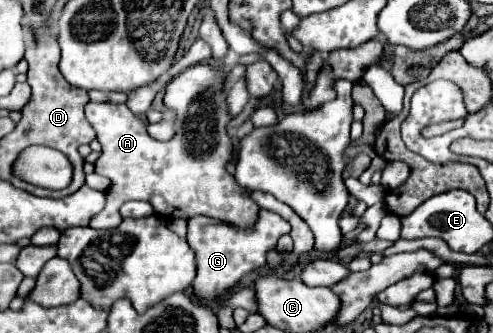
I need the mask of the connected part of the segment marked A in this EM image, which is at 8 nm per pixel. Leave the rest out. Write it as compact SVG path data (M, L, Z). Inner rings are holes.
M197 63L169 83L163 98L164 105L175 113L175 133L169 141L155 141L149 137L141 119L125 105L90 101L85 106L85 116L95 125L97 141L103 147L101 157L95 161L95 173L111 181L107 203L89 225L93 229L111 229L121 221L119 207L125 201L143 199L153 205L155 215L165 219L205 215L239 229L251 229L259 205L247 199L249 189L239 187L235 177L225 169L233 159L235 147L227 135L227 123L233 117L227 111L227 89L221 69L213 63ZM109 107L113 107L113 111Z

